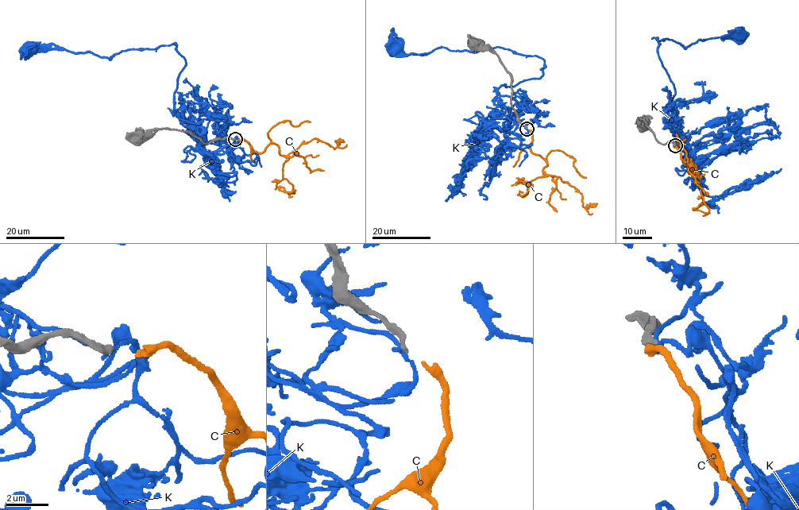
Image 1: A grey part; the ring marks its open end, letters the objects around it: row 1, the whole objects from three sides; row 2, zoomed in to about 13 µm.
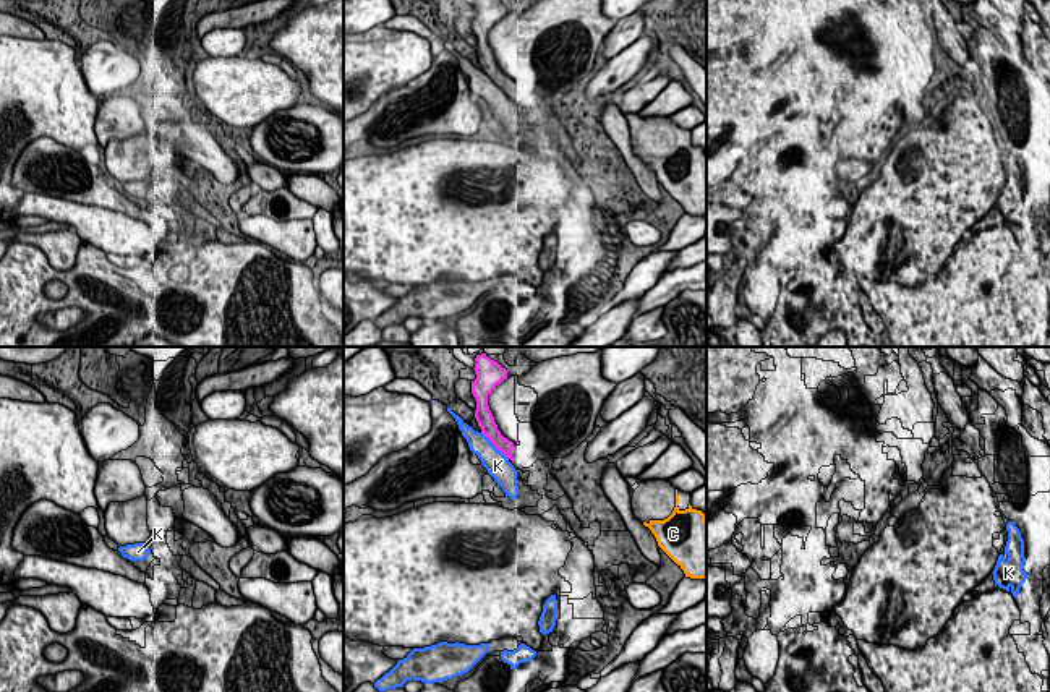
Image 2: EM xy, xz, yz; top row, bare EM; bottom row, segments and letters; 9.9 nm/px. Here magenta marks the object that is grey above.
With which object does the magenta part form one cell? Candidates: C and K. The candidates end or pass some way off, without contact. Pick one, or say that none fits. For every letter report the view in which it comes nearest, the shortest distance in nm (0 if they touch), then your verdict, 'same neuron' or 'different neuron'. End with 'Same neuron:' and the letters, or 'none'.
C: view xz; gap 1400 nm; different neuron
K: view xz; gap 0 nm; different neuron
Same neuron: none

